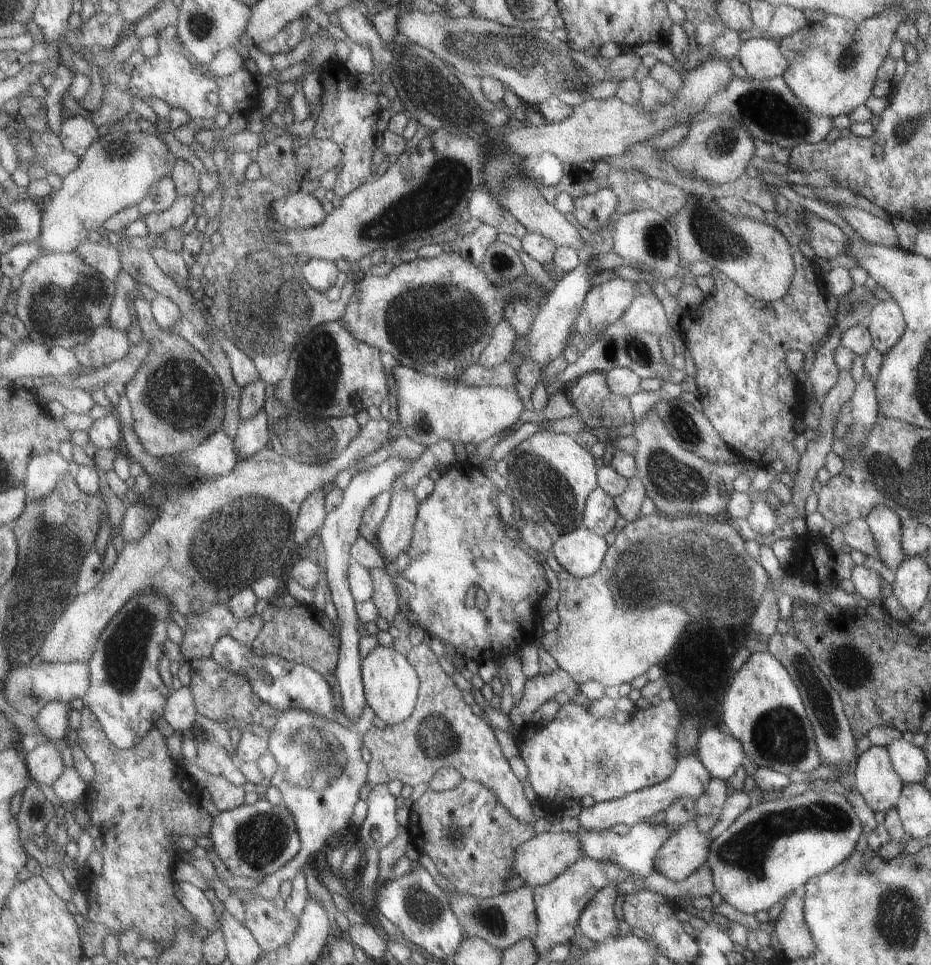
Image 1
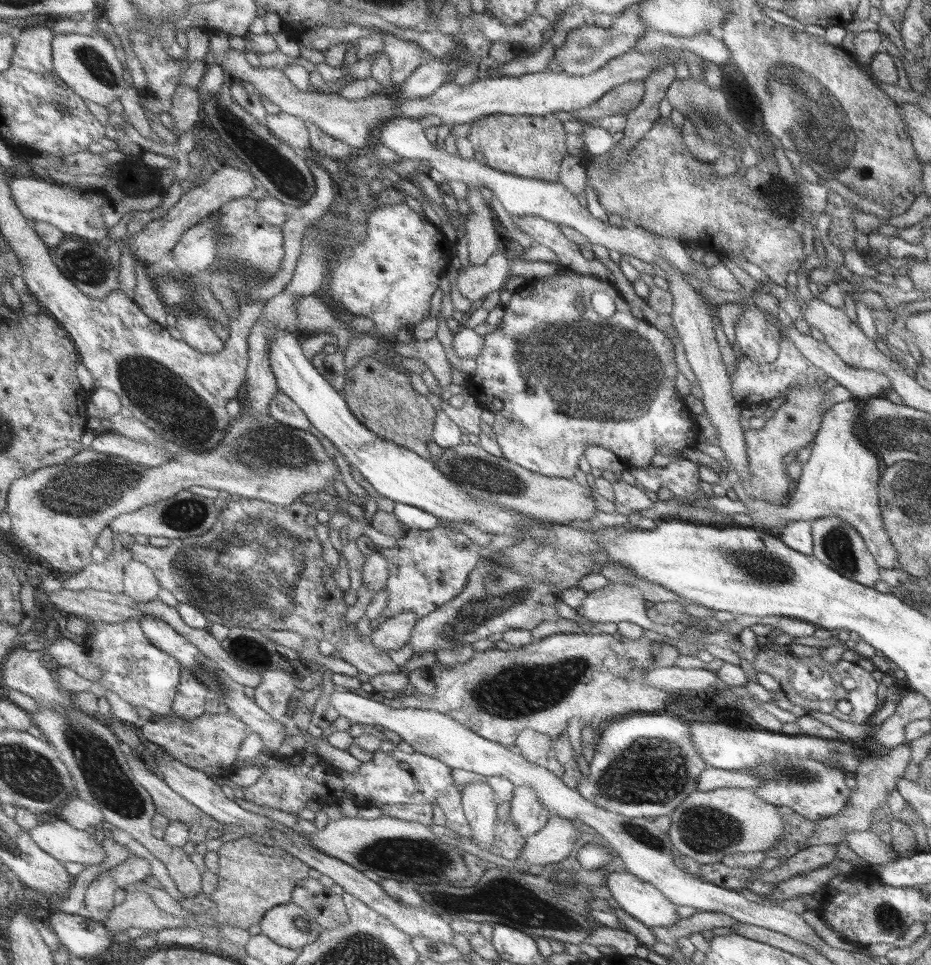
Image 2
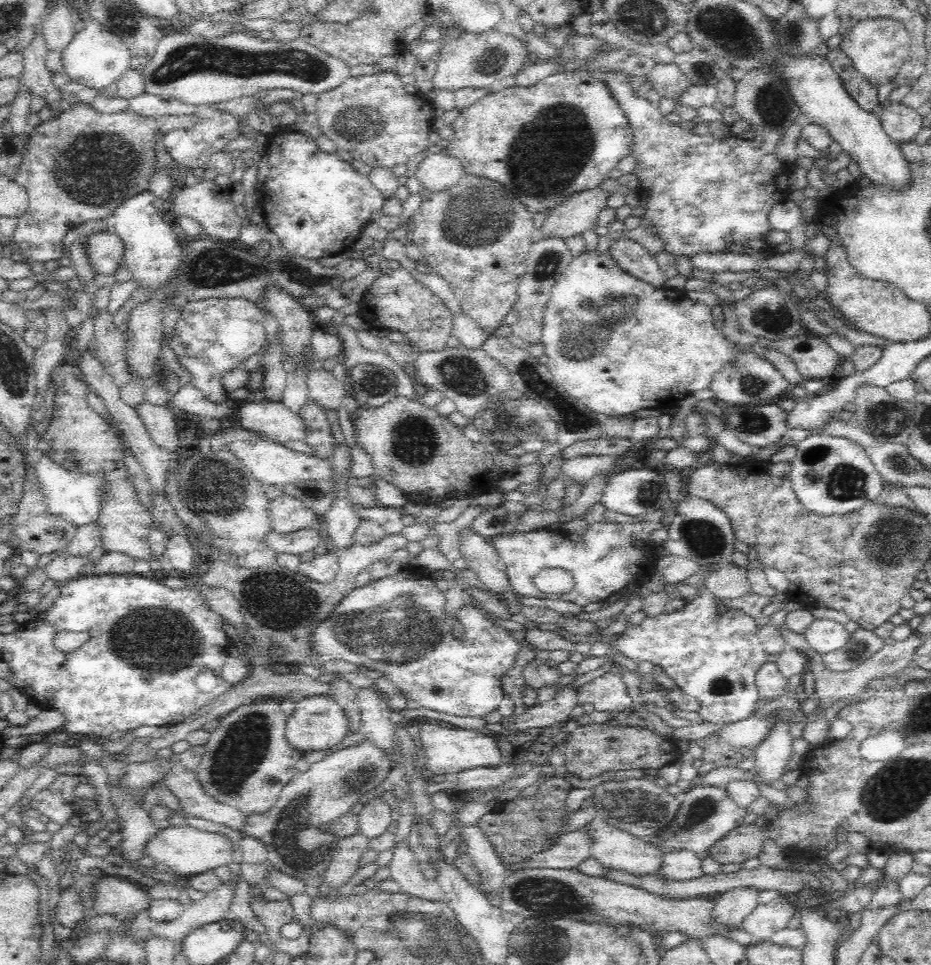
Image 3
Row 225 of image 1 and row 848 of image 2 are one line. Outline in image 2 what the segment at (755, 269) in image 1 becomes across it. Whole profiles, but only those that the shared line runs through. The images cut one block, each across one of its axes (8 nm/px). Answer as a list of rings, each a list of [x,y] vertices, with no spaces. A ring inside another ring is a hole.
[[[750,789],[695,790],[667,815],[670,826],[666,834],[675,853],[701,864],[720,861],[730,854],[767,851],[783,835],[783,820],[777,814],[777,806],[759,800]]]

